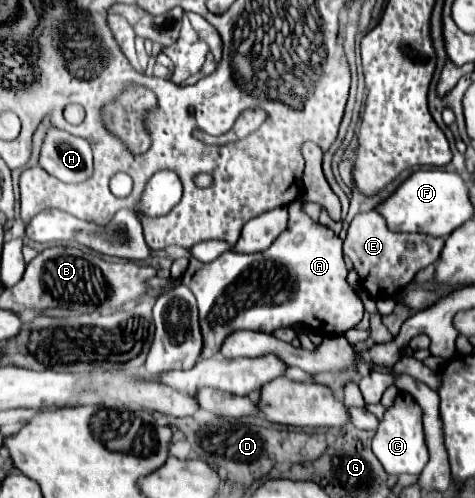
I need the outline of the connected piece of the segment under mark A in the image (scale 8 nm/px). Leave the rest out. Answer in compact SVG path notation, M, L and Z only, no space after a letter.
M300 200L290 204L288 228L268 250L254 254L230 250L208 264L190 258L182 282L198 300L204 338L200 358L218 354L224 340L236 330L274 332L300 322L322 336L344 334L358 326L364 314L362 302L346 282L346 276L342 240L328 226L314 222L302 210Z

